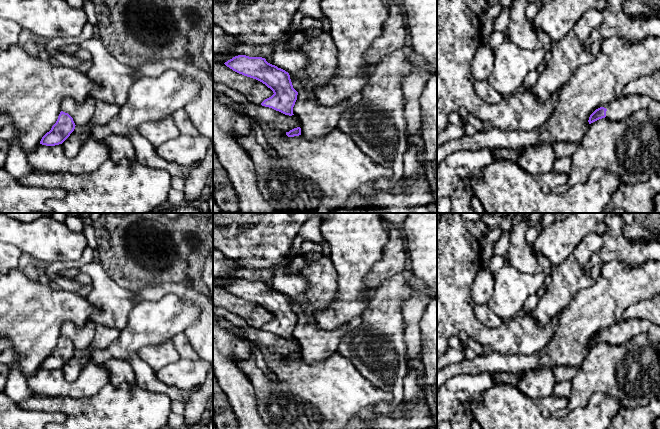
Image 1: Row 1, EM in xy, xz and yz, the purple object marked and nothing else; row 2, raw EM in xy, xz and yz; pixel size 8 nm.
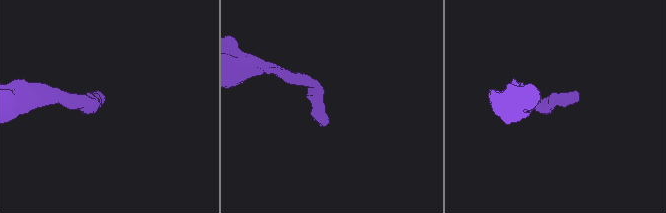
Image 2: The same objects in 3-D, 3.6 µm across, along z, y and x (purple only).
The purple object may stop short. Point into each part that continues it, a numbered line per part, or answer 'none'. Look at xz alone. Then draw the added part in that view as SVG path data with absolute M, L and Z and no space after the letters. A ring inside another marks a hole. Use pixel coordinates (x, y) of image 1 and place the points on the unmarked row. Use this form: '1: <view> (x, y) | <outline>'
none

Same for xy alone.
none

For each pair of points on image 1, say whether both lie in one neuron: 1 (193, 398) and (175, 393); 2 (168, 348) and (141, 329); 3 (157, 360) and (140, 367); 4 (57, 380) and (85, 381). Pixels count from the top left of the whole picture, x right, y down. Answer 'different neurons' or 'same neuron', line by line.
1: different neurons
2: different neurons
3: different neurons
4: same neuron

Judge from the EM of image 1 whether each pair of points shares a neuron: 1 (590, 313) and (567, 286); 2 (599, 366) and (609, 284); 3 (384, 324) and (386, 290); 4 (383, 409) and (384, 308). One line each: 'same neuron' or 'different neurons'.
1: different neurons
2: different neurons
3: same neuron
4: same neuron

